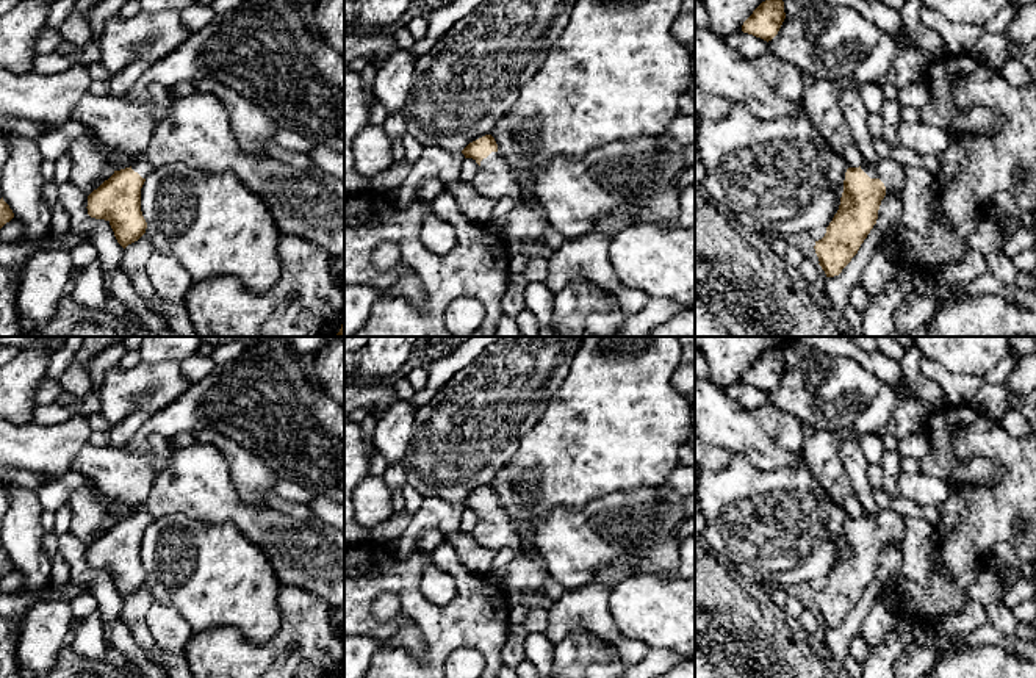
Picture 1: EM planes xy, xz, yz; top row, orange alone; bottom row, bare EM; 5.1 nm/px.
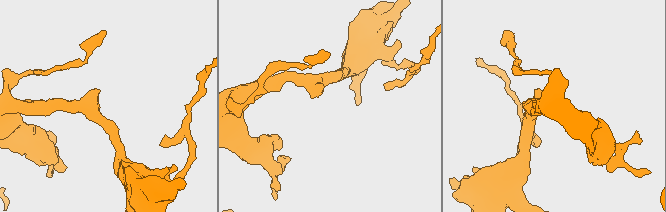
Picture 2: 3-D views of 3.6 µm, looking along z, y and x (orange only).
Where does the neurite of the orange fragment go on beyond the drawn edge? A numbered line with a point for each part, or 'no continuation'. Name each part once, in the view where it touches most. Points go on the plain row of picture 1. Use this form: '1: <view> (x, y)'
1: yz (891, 523)

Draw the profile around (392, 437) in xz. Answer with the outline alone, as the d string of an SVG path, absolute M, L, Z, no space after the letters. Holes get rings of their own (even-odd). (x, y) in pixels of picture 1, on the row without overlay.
M399 401L377 418L372 442L388 463L402 462L412 440L415 412L407 401Z

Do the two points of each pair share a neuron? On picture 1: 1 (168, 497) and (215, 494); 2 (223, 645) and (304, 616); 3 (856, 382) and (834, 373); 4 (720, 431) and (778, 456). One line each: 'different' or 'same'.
1: same
2: same
3: same
4: same

